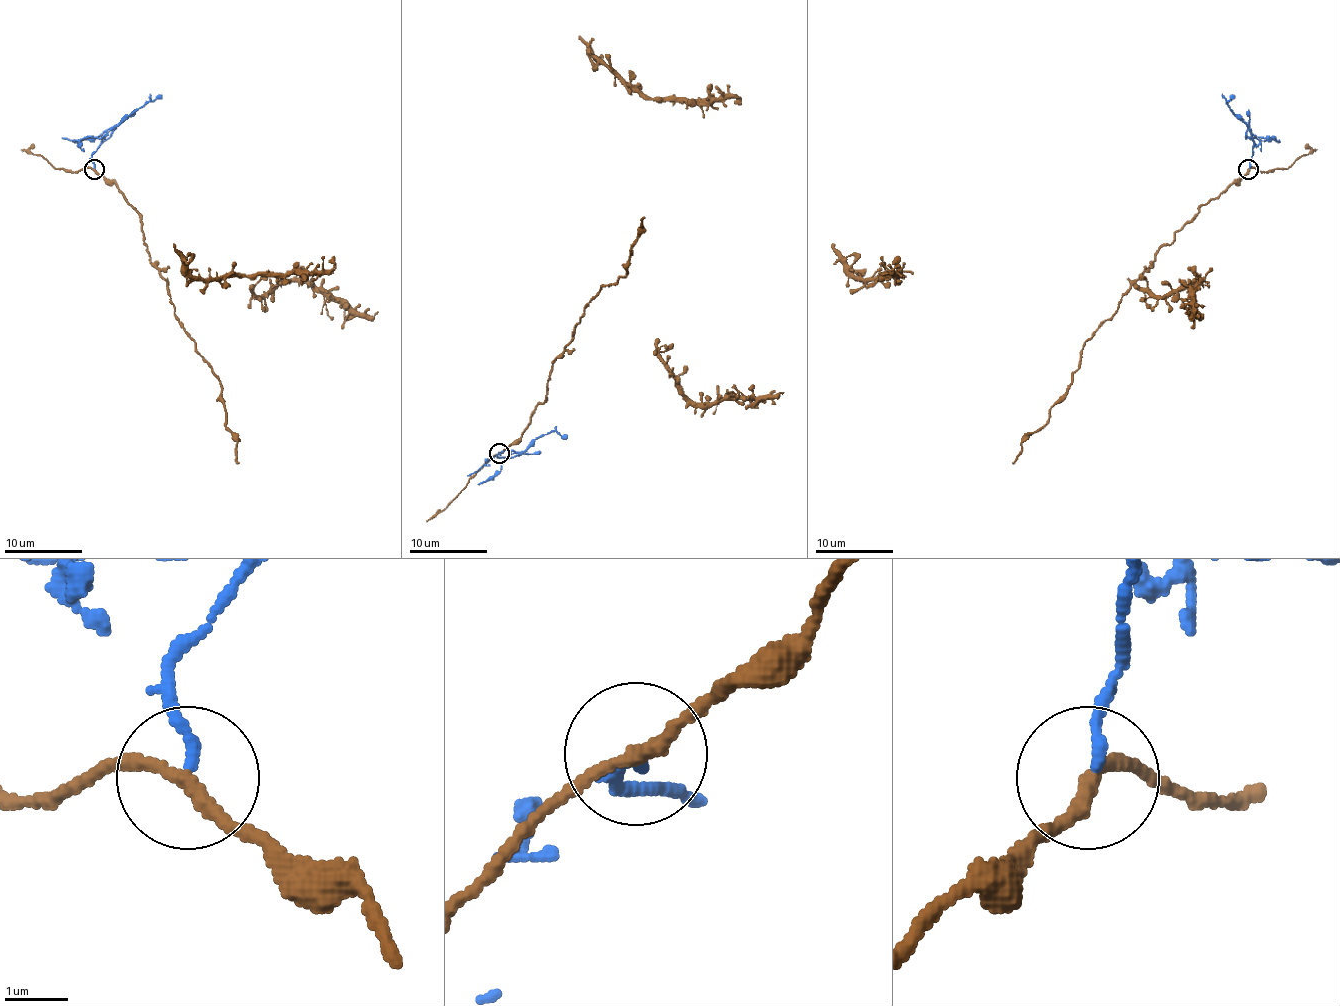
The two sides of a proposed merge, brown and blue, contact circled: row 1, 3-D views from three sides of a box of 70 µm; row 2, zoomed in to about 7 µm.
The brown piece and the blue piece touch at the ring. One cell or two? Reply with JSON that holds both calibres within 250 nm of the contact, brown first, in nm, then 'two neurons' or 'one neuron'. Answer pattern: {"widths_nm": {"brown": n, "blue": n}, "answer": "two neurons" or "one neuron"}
{"widths_nm": {"brown": 220, "blue": 180}, "answer": "two neurons"}

